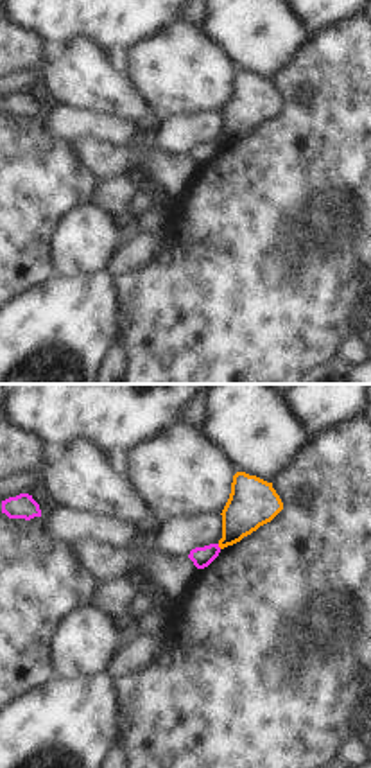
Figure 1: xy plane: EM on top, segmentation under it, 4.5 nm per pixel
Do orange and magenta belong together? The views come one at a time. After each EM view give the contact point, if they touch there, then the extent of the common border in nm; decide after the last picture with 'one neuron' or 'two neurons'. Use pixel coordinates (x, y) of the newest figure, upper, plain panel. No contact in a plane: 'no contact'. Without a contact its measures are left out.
(219, 144) | 30 nm

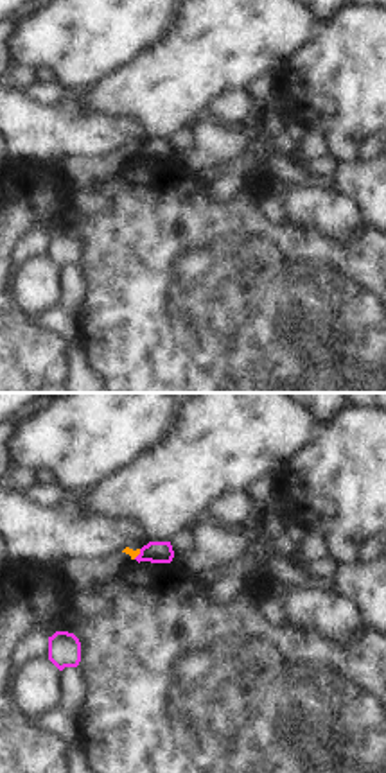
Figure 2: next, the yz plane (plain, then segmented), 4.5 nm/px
(137, 153) | 60 nm

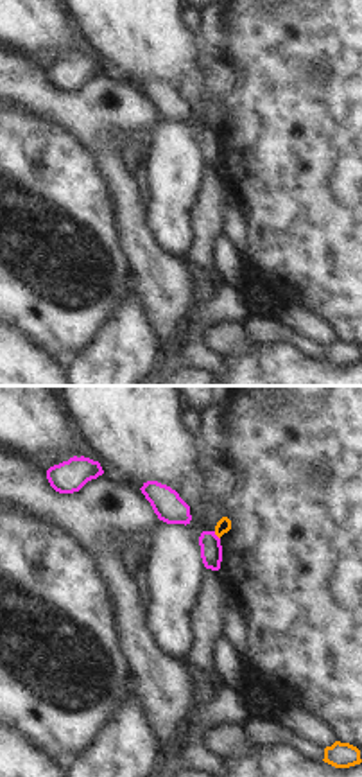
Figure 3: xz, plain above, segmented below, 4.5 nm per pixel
(215, 131) | 50 nm

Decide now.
two neurons

